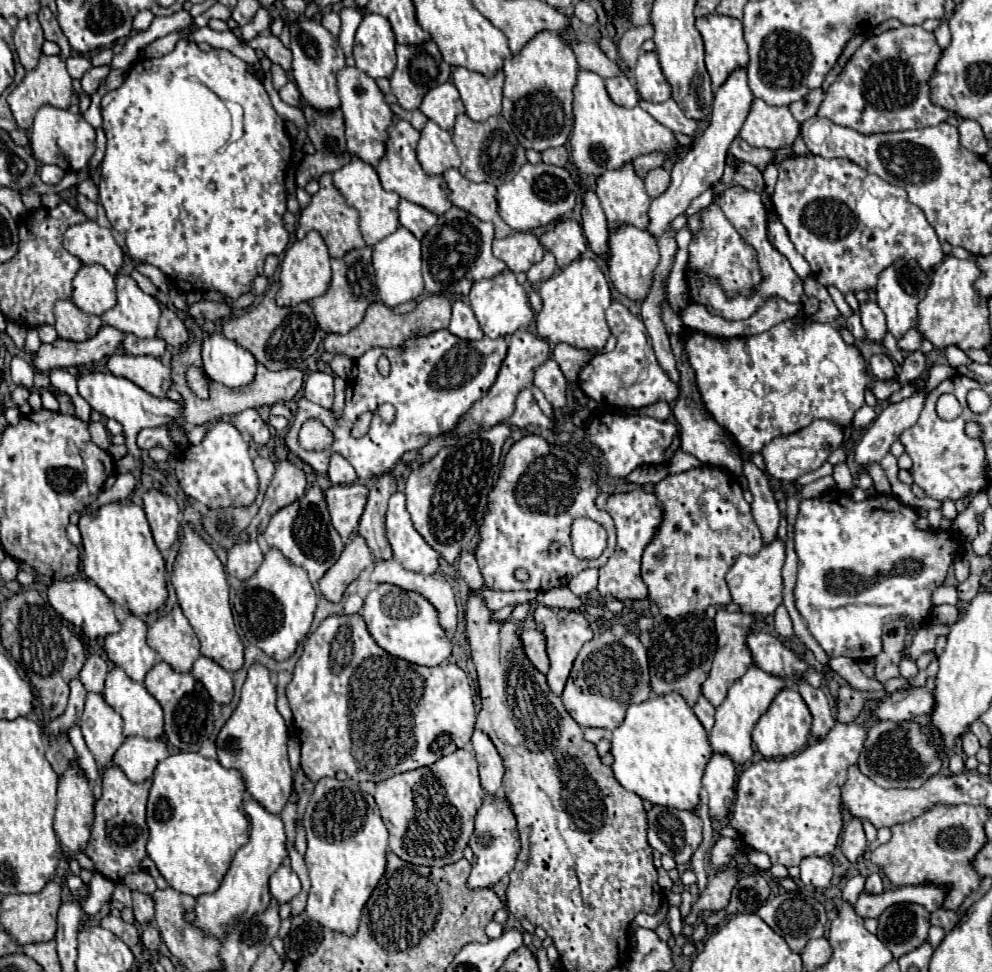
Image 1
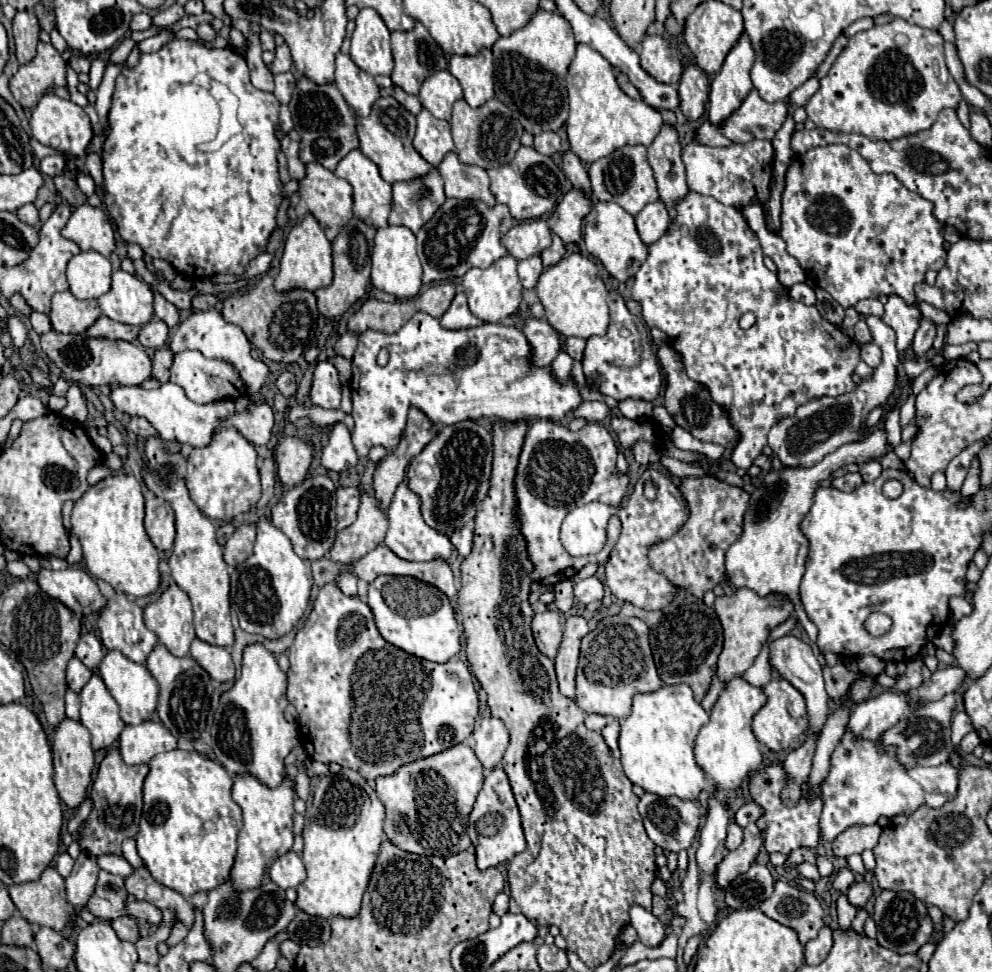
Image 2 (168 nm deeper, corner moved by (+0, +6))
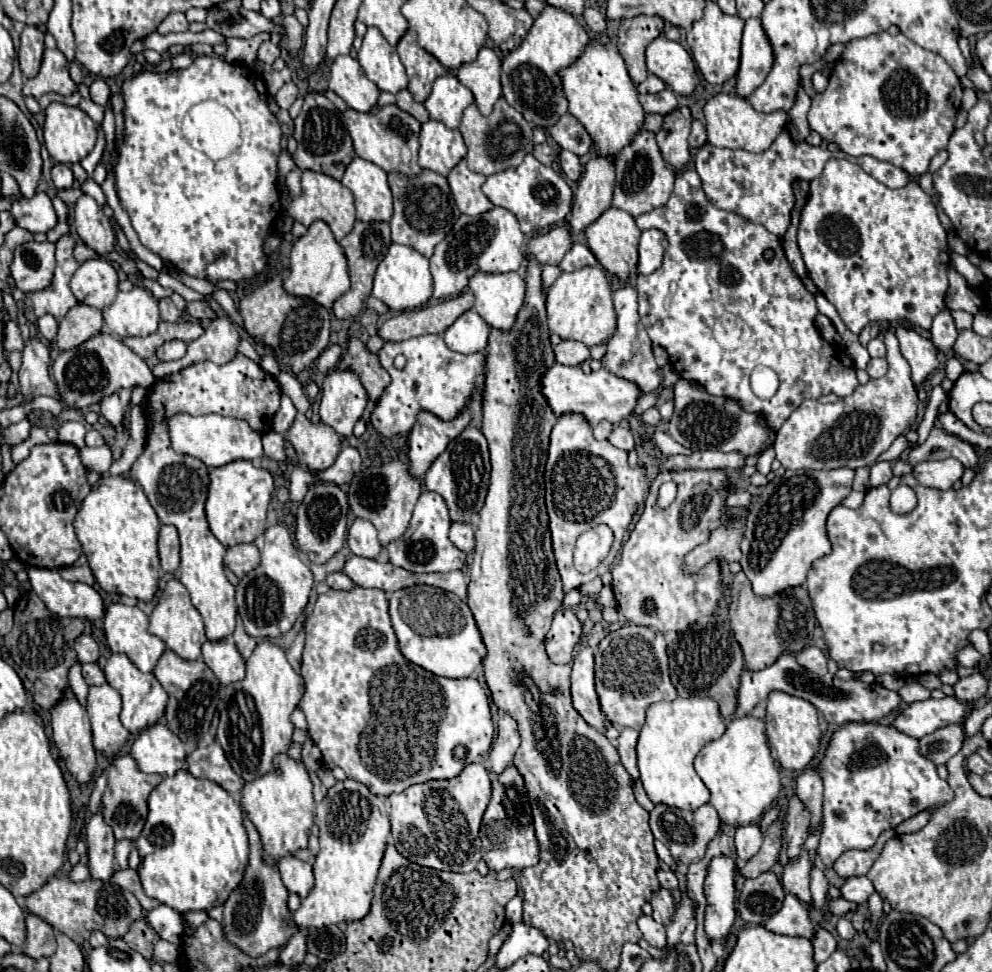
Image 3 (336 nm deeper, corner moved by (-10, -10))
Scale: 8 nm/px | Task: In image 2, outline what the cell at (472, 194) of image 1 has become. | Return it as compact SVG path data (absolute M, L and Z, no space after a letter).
M448 152L438 166L438 172L444 180L446 198L482 200L488 206L496 204L496 198L490 192L490 180L484 168L462 164L454 152Z

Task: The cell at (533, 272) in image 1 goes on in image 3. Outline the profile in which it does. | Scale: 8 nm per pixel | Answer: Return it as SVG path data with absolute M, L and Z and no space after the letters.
M574 244L564 260L560 262L560 270L562 272L574 272L574 270L580 270L584 266L596 266L596 258L592 256L590 248L588 246L582 246L582 244Z

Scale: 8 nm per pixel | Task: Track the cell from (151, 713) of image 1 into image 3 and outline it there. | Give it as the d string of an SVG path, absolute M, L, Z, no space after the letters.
M112 654L104 666L104 674L108 684L120 692L122 696L122 712L120 712L120 720L124 724L124 728L132 734L138 734L154 724L158 724L158 720L164 716L164 708L168 704L168 694L164 692L164 688L158 684L158 680L154 678L154 674L144 674L140 672L126 654Z

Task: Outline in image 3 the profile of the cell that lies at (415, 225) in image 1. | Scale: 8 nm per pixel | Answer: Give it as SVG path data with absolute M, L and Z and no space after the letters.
M424 170L414 180L406 180L404 176L390 174L388 184L390 184L392 196L394 196L394 216L390 220L392 242L412 246L422 256L430 258L438 240L442 240L442 236L446 236L446 232L450 232L450 228L454 226L454 220L458 220L458 216L460 216L446 178L436 172Z

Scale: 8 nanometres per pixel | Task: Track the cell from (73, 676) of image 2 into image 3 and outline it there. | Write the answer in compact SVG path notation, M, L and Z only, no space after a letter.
M82 664L82 676L88 686L100 686L106 682L104 672L100 670L98 664Z

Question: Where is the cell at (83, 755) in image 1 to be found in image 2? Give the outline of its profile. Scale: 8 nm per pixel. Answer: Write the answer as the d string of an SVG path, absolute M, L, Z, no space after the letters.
M68 688L64 702L66 702L66 714L68 714L70 718L78 720L78 716L80 716L80 714L78 714L78 708L80 708L80 698L78 698L78 694Z

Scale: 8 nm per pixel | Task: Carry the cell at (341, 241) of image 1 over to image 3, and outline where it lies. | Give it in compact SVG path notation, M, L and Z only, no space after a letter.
M304 170L302 172L302 196L284 198L282 206L288 210L288 214L294 220L302 222L304 226L310 226L316 220L326 222L338 242L352 230L352 226L356 222L356 208L354 208L352 192L348 188L344 188L338 180L334 180L334 178L326 176L326 174L320 174L320 172Z

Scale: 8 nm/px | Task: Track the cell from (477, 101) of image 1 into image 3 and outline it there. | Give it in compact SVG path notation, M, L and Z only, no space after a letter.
M482 48L472 64L462 64L456 78L474 94L474 102L482 116L490 116L494 104L502 96L500 58L492 48Z

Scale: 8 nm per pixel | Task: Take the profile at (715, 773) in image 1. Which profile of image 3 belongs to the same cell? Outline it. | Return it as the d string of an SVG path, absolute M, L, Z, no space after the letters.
M726 854L714 856L704 880L704 894L708 902L704 928L710 940L726 940L728 930L734 924L736 918L734 878L736 878L736 860Z

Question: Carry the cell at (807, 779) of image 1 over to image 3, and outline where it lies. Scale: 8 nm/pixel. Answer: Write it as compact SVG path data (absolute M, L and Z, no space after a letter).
M942 698L942 700L922 700L908 704L892 722L896 730L906 736L920 740L922 736L948 726L952 722L960 722L968 714L968 706L958 702L956 698Z

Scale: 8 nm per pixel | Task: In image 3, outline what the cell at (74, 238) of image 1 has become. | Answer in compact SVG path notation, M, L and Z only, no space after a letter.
M82 196L76 206L74 206L74 214L76 214L76 230L80 240L96 250L96 254L106 256L108 252L114 250L114 242L116 242L116 234L114 228L110 224L110 220L104 216L102 208L90 198L90 196Z

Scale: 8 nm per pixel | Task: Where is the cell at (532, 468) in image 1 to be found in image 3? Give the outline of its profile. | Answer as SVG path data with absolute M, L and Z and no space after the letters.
M560 416L550 434L548 462L544 472L546 482L546 510L550 518L552 548L556 556L556 566L562 578L564 592L580 588L584 582L598 576L598 570L582 574L572 564L572 552L576 538L594 524L608 524L614 532L614 546L610 556L602 562L604 572L614 562L620 552L624 532L628 530L638 504L644 502L648 492L648 480L642 466L632 470L628 466L628 452L614 448L608 440L596 440L592 436L590 424L582 416Z

